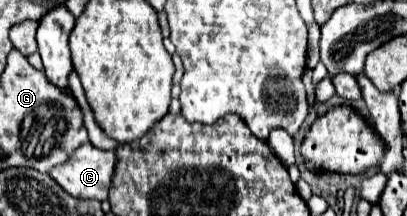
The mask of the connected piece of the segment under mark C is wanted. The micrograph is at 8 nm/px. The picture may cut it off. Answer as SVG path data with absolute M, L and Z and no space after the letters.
M92 143L76 149L70 159L50 171L50 177L72 197L108 199L112 173L116 169L116 153L94 147Z

